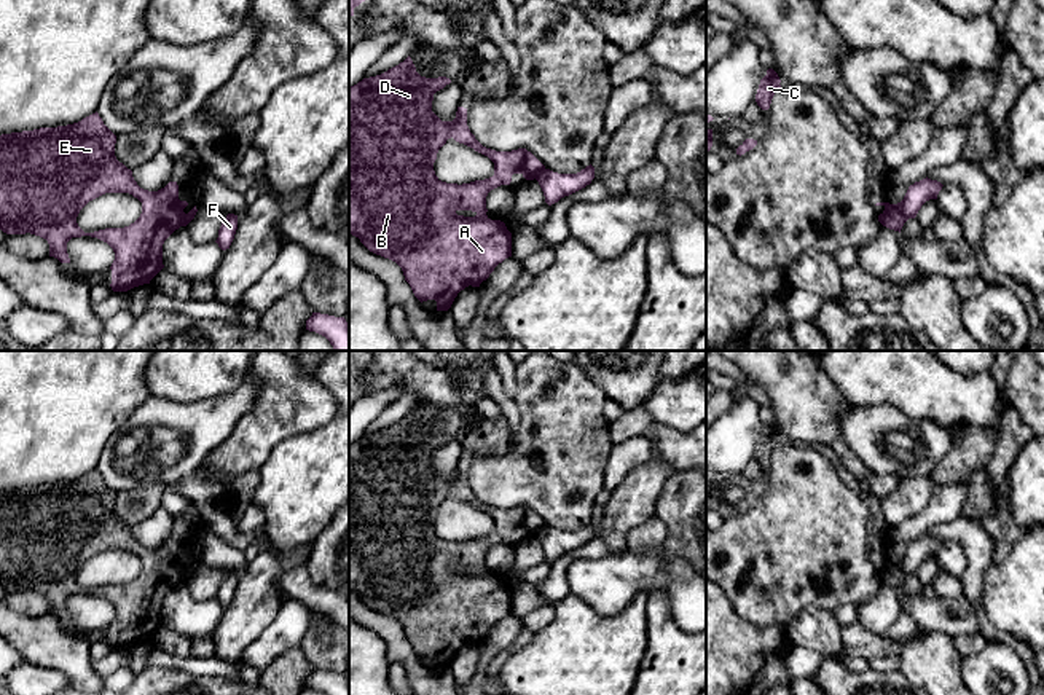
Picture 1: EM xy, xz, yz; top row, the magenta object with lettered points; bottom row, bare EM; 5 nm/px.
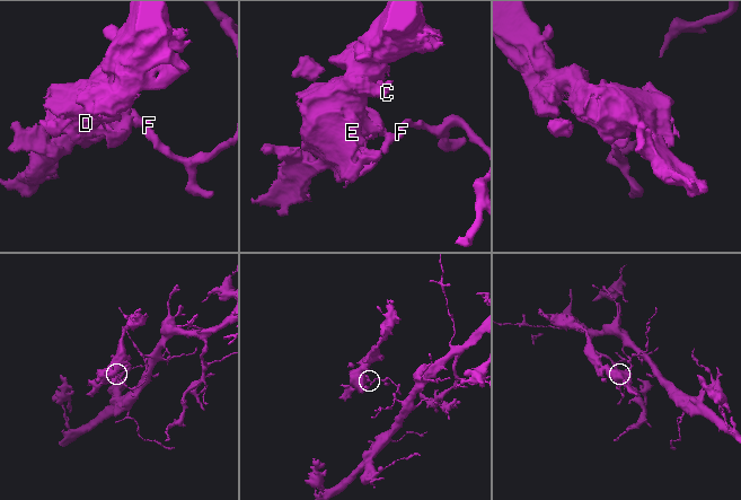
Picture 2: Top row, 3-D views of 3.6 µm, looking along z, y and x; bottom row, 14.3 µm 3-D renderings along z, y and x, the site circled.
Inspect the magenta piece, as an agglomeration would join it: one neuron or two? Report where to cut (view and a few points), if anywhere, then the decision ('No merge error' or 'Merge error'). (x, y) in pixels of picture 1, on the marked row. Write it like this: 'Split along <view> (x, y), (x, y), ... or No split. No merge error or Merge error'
Split along xz (544, 168), (534, 177). Merge error

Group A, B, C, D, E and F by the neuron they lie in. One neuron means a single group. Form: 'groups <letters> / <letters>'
groups A B C D E / F

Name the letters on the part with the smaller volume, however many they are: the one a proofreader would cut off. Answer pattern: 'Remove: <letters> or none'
Remove: A, B, C, D, E

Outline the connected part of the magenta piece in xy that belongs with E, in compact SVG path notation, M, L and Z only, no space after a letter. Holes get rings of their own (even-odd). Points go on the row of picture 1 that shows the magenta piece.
M99 113L78 123L40 128L33 131L0 135L0 230L6 234L35 234L48 241L49 257L70 263L67 242L72 238L91 236L107 242L115 260L112 269L112 290L128 292L150 284L164 268L163 244L180 226L186 226L183 209L186 201L179 199L177 182L169 182L158 191L137 185L132 171L115 156L116 135L104 124ZM105 193L129 193L142 202L140 217L124 228L105 228L84 233L77 217L92 199Z

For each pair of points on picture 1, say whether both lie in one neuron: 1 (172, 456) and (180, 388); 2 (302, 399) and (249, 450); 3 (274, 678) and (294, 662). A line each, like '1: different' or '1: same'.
1: different
2: same
3: same

